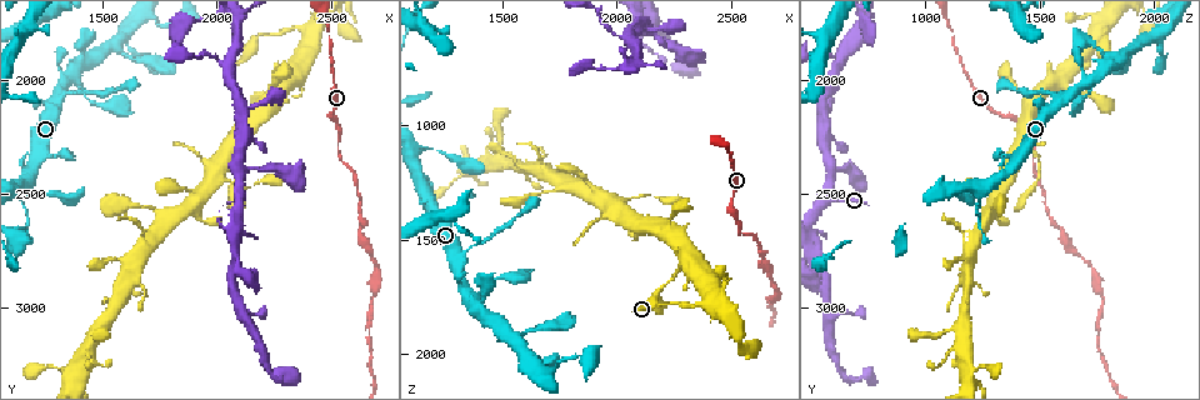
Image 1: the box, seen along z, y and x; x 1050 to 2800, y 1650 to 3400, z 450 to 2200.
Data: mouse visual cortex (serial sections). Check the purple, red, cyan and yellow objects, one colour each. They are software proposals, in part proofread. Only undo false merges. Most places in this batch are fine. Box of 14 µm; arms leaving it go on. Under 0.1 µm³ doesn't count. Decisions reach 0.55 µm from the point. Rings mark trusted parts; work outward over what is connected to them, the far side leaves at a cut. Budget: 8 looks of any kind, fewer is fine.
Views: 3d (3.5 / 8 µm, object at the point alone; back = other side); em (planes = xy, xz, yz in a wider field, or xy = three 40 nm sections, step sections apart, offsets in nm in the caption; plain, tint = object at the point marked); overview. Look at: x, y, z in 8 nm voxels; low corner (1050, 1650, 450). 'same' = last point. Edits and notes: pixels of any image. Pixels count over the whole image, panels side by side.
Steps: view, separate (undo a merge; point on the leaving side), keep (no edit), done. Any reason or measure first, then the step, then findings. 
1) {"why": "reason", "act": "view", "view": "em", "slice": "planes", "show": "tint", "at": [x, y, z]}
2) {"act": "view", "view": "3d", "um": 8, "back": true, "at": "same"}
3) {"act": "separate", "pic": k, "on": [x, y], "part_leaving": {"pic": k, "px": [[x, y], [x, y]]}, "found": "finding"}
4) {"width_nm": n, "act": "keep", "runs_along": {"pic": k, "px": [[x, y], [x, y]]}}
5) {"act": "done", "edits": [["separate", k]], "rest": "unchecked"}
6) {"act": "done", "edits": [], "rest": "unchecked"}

{"why": "four arms meet", "act": "view", "view": "3d", "um": 8, "at": [2410, 1790, 1760]}

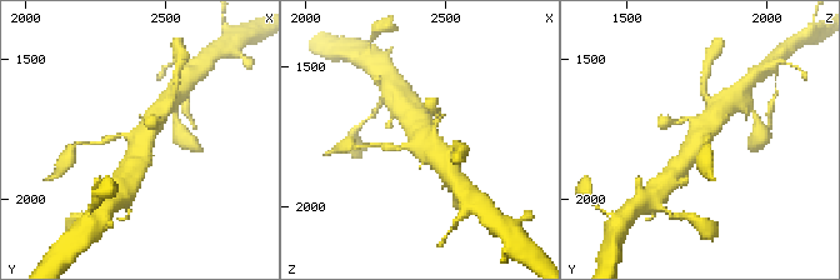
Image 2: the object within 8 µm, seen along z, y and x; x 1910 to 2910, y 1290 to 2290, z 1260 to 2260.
{"arms": 4, "arm_widths_nm": [150, 350, 500, 600], "act": "view", "view": "em", "slice": "xy", "step": 2, "show": "tint", "at": [2400, 1790, 1770]}

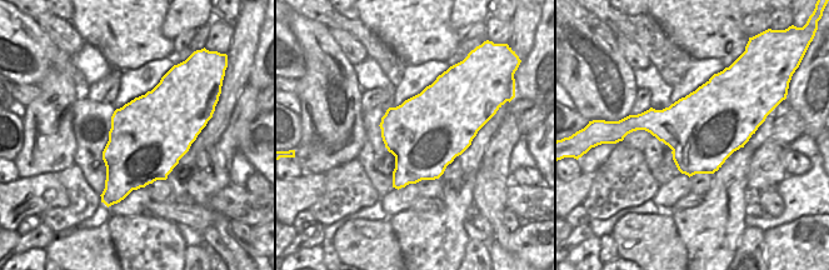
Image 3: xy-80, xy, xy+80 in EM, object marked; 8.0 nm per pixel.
{"act": "keep", "runs_along": {"pic": 2, "px": [[384, 146], [414, 146], [413, 119]]}, "found": "all the same cell"}

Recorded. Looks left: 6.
{"why": "abrupt turn", "act": "view", "view": "em", "slice": "xy", "step": 3, "show": "tint", "at": [1210, 2500, 1110]}

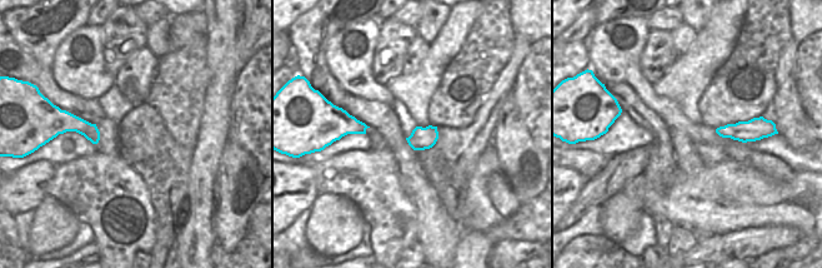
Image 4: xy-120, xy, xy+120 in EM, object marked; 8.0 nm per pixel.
{"why": "see where the arms go", "act": "view", "view": "3d", "um": 3.5, "at": "same"}

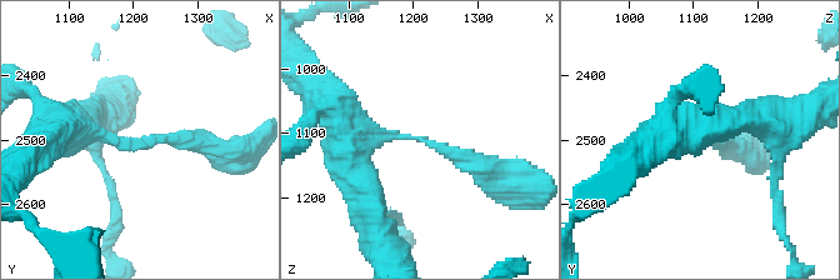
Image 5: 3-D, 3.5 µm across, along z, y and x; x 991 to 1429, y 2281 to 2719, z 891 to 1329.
{"act": "keep", "runs_along": {"pic": 5, "px": [[74, 124], [116, 143], [215, 143]]}, "found": "continuous, no second cell"}

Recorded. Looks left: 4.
{"why": "branch point", "act": "view", "view": "em", "slice": "xy", "step": 5, "show": "tint", "at": [1290, 2100, 1590]}

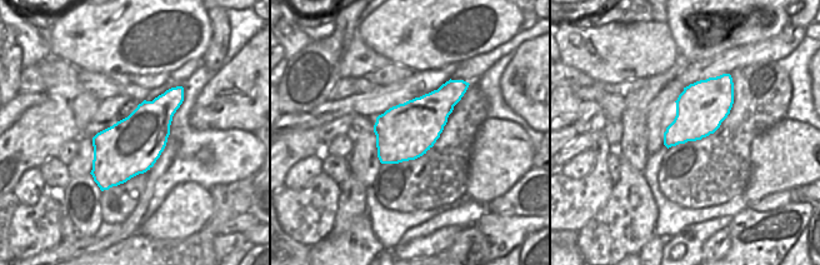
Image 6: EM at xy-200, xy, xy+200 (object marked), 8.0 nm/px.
{"act": "view", "view": "3d", "um": 3.5, "at": "same"}

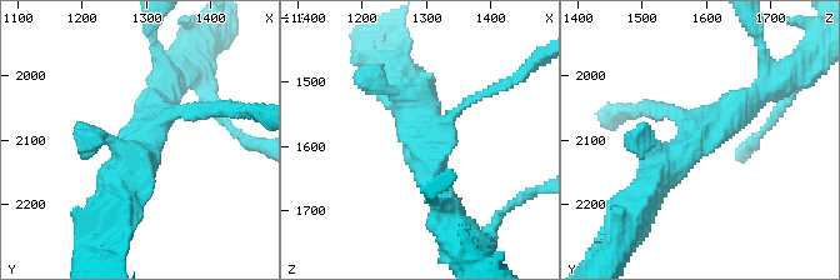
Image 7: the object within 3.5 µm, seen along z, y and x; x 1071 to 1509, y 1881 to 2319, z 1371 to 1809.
{"act": "keep", "found": "all the same cell"}

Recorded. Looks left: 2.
{"act": "done", "edits": [], "rest": "unchecked"}

